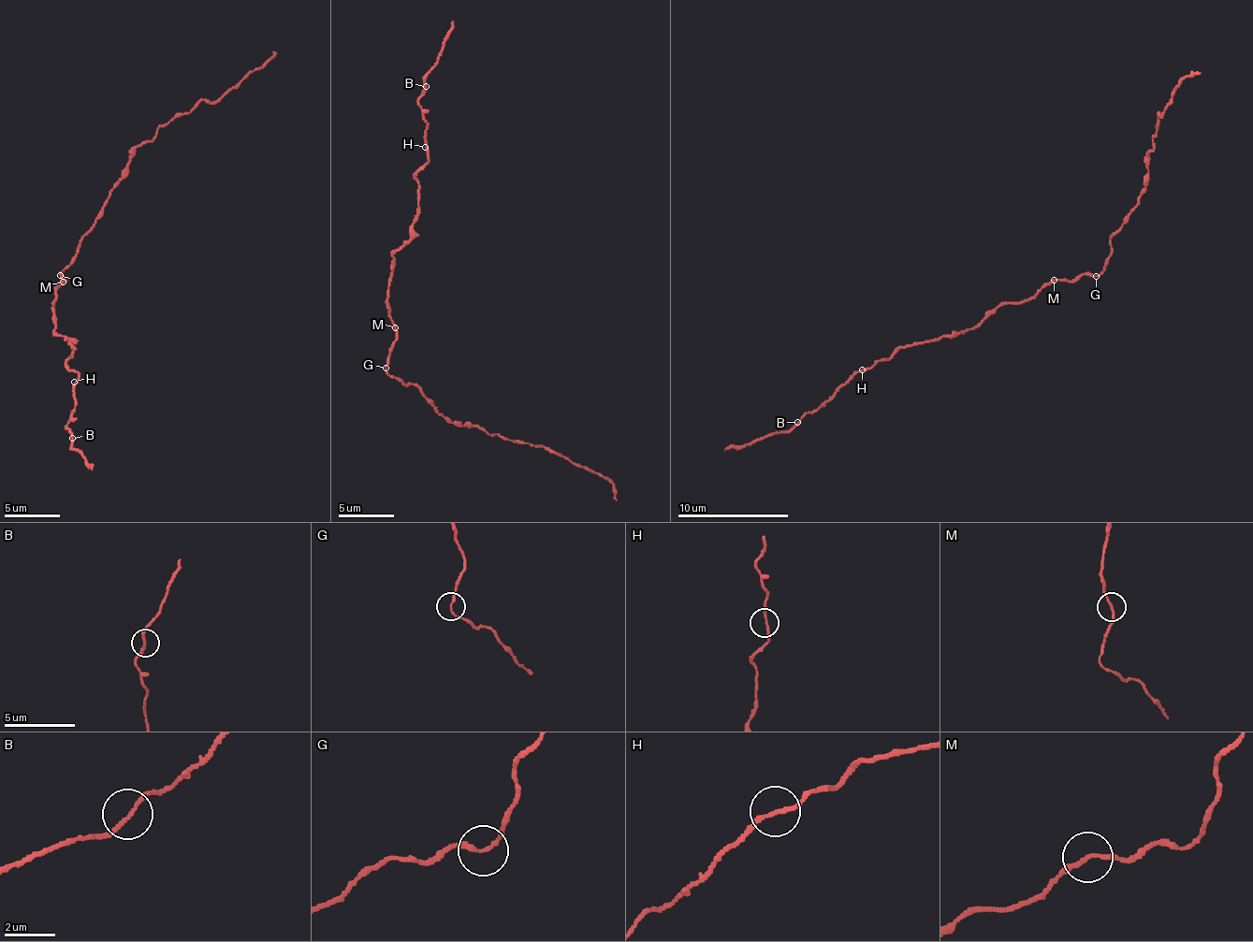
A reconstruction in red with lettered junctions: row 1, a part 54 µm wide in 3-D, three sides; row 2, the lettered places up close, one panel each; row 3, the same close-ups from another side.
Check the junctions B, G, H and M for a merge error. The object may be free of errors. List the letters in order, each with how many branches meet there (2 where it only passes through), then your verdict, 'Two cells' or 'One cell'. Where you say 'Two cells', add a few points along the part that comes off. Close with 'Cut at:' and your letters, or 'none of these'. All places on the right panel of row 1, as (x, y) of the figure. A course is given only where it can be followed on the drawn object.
B: Branches: 2. One cell
G: Branches: 2. Two cells. Course of the part to remove: (1097, 277), (1111, 255), (1110, 239), (1138, 202), (1157, 113), (1187, 76), (1200, 73)
H: Branches: 2. One cell
M: Branches: 2. One cell
Cut at: G

